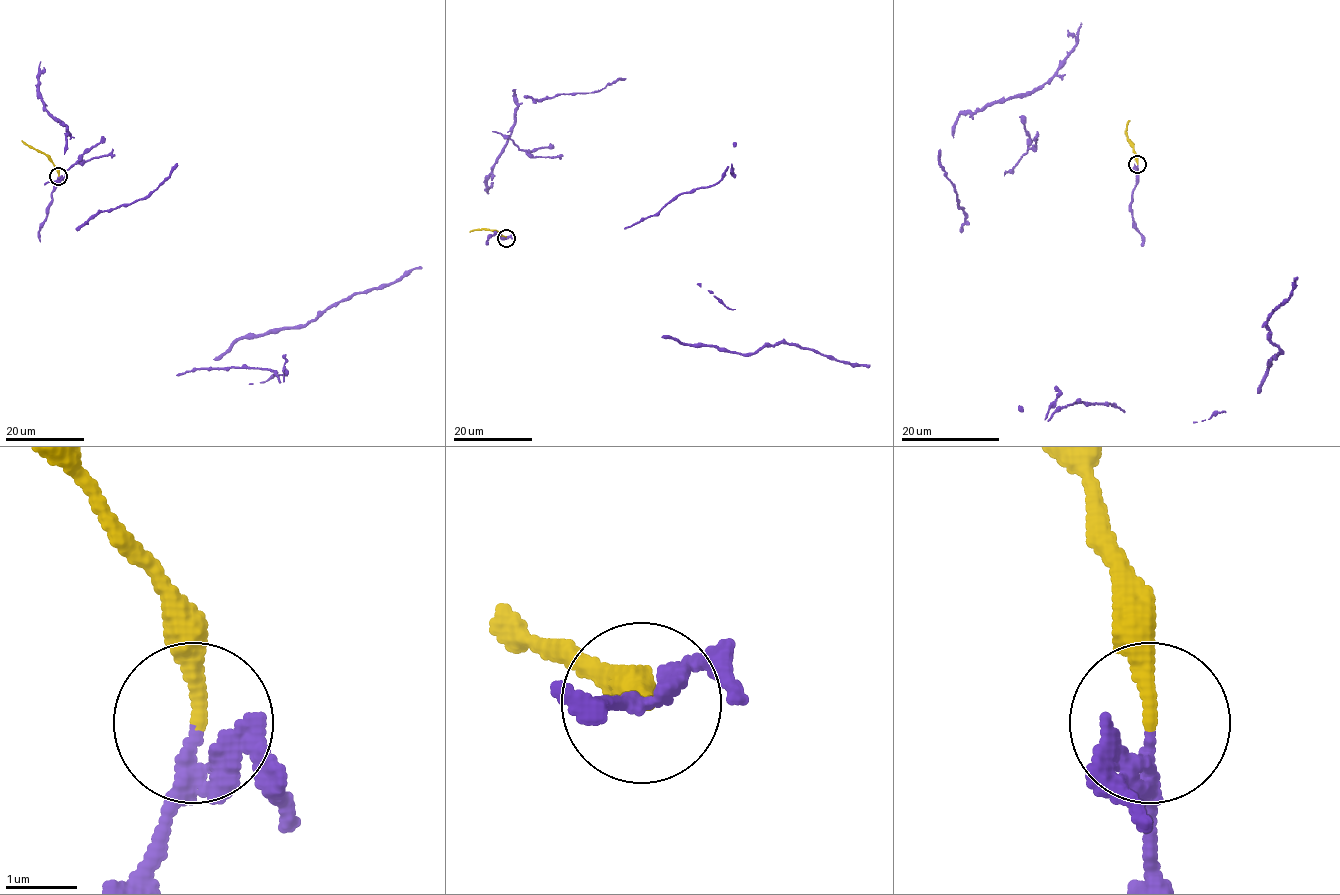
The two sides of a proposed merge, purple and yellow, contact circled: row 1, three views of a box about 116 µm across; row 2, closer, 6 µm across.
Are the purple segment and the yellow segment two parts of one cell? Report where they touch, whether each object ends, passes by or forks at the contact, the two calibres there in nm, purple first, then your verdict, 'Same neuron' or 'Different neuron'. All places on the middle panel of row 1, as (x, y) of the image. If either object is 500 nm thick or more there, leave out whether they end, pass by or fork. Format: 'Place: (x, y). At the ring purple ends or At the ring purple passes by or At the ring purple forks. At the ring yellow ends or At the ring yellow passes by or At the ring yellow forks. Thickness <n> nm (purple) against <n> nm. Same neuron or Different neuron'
Place: (506, 238). At the ring purple passes by. At the ring yellow ends. Thickness 130 nm (purple) against 240 nm. Same neuron

